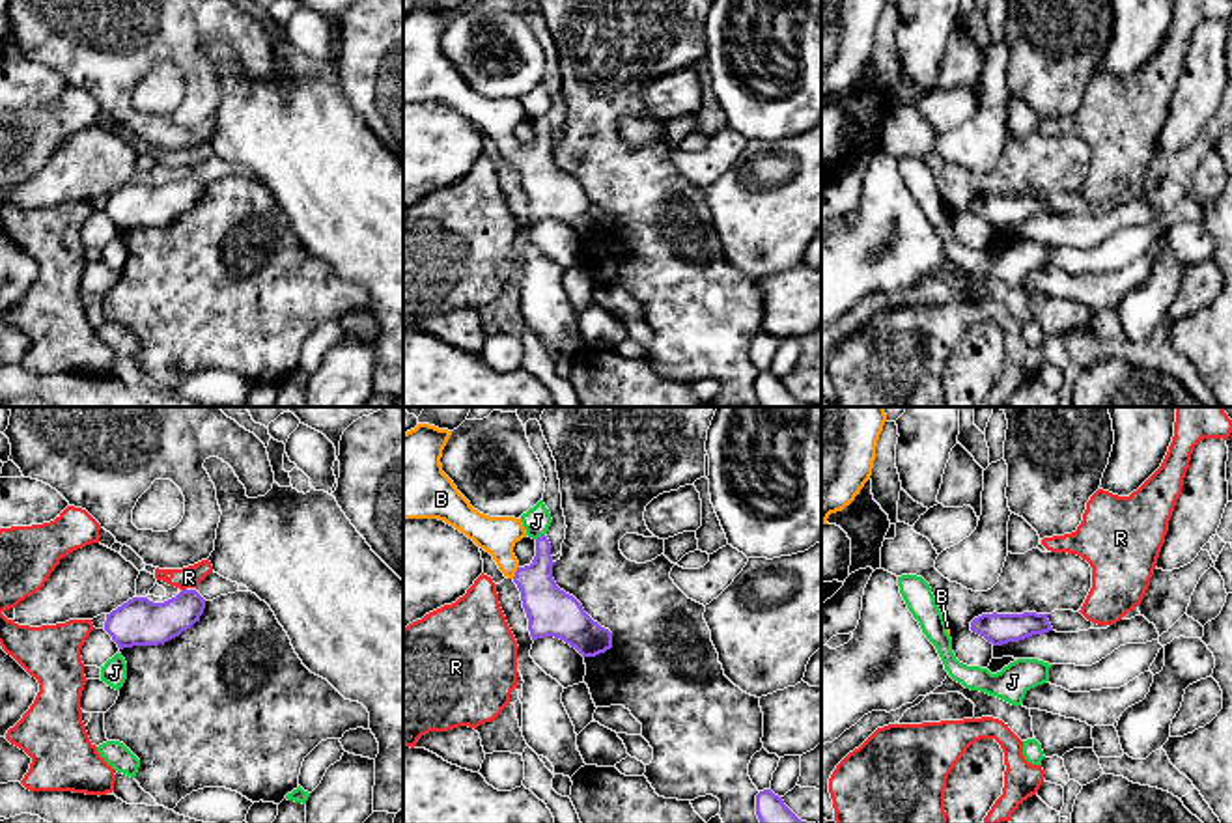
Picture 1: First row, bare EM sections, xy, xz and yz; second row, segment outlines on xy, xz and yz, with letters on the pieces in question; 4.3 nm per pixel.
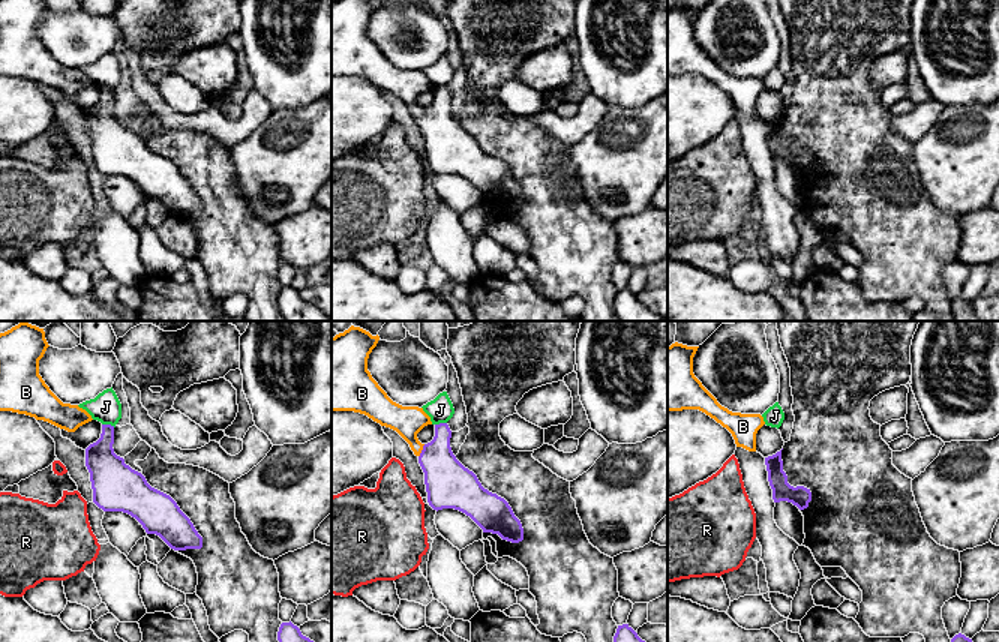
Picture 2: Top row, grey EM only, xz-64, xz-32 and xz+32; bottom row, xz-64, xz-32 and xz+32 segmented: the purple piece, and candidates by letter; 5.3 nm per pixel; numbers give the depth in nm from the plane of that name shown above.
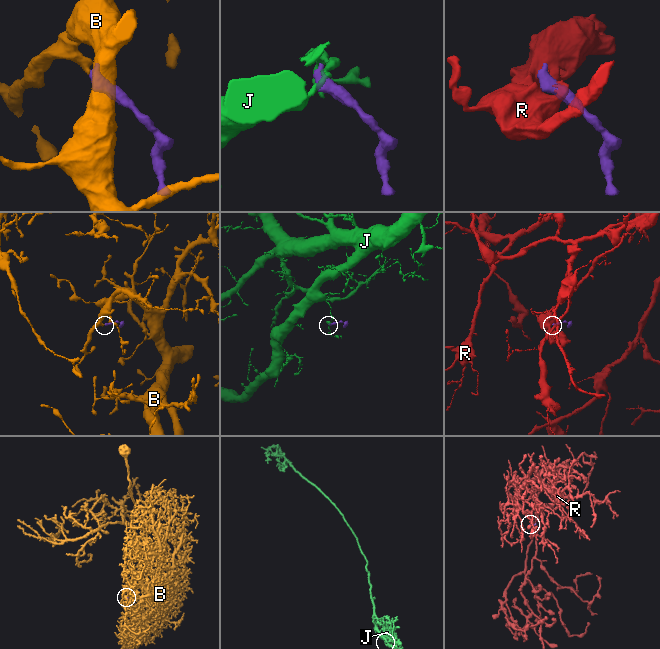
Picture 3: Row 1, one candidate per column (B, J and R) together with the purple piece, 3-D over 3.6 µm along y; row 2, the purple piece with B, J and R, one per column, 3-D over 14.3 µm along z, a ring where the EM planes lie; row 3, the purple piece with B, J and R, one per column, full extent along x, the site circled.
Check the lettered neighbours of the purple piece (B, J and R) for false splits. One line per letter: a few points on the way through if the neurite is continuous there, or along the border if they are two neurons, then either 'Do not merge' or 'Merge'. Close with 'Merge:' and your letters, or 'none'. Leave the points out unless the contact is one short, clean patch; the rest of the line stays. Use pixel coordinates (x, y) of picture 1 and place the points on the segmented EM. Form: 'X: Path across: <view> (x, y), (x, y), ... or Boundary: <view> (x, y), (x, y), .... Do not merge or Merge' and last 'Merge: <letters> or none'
B: Path across: xz (551, 613), (516, 571), (506, 562), (497, 536). Merge
J: Boundary: xz (544, 534), (536, 540). Do not merge
R: Boundary: xy (185, 586), (182, 590). Do not merge
Merge: B

